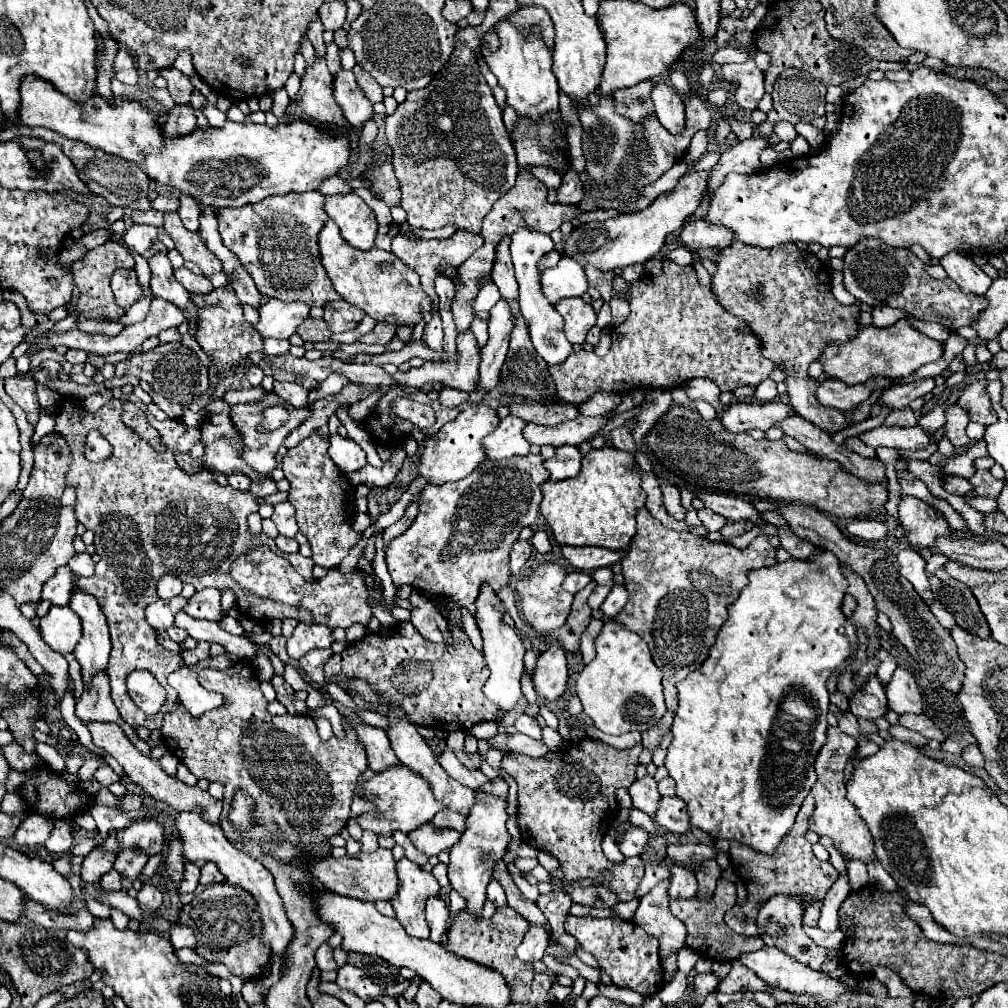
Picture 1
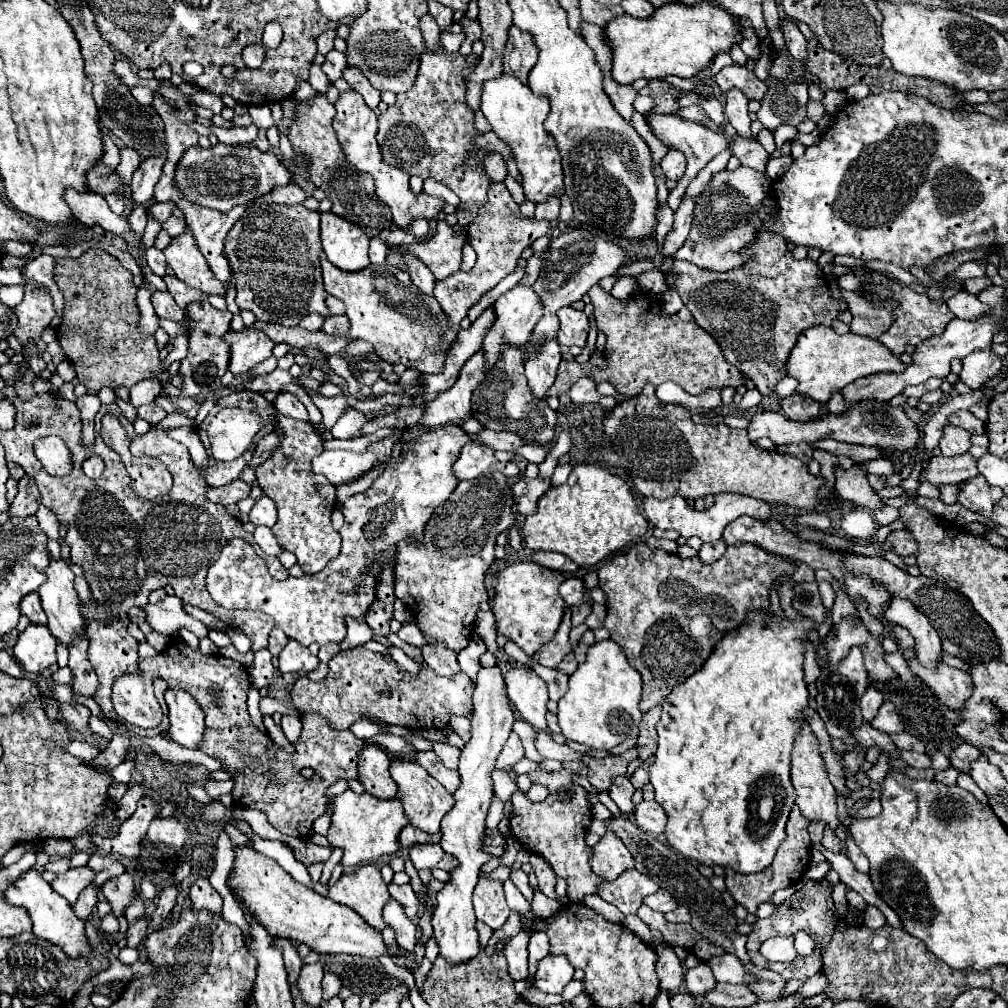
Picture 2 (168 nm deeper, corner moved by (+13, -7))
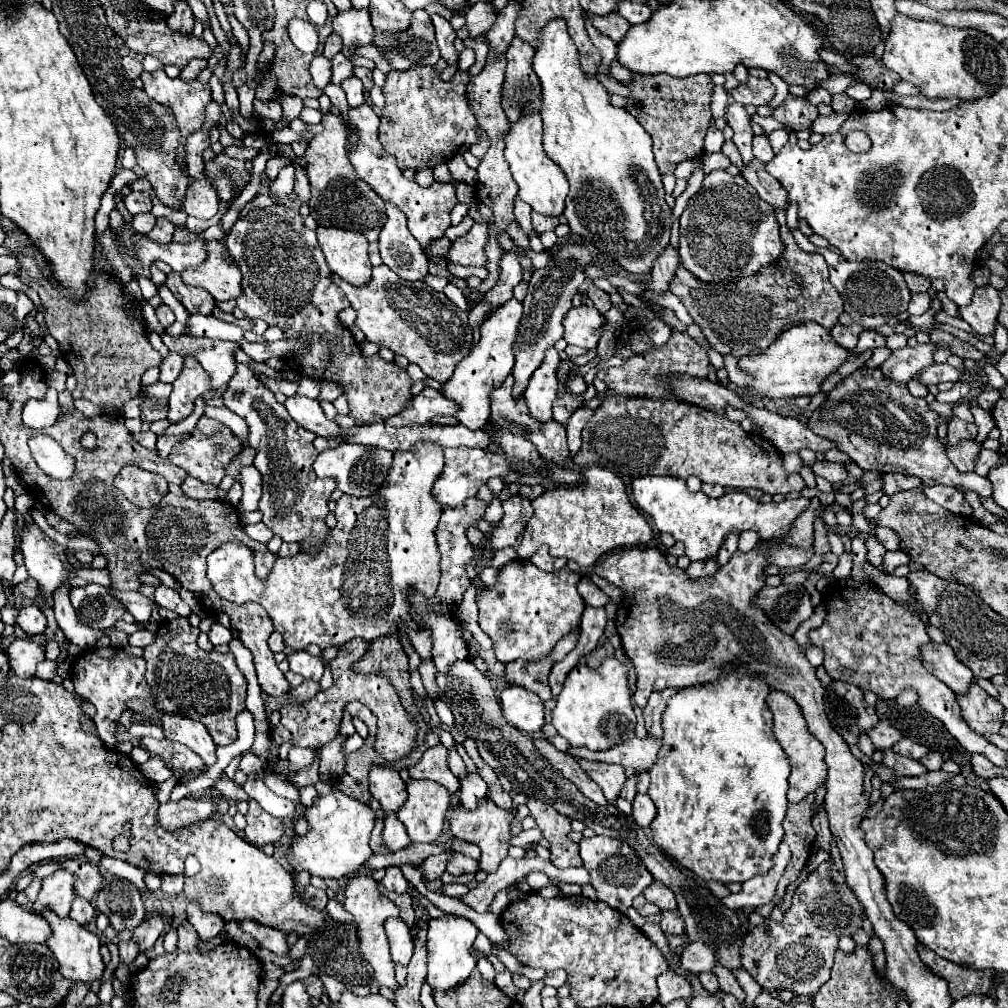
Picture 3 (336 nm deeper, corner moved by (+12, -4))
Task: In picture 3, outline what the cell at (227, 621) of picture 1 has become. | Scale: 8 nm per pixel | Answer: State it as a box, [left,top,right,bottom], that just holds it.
[208,623,232,645]

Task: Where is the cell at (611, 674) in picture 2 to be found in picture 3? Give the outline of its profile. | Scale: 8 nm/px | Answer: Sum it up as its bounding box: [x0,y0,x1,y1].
[552,657,636,751]

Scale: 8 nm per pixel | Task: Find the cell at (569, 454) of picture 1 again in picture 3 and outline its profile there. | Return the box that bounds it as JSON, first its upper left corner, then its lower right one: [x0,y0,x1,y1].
[484,495,534,551]

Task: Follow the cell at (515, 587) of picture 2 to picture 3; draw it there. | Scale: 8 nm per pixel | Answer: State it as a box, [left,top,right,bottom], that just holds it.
[476,559,586,663]

